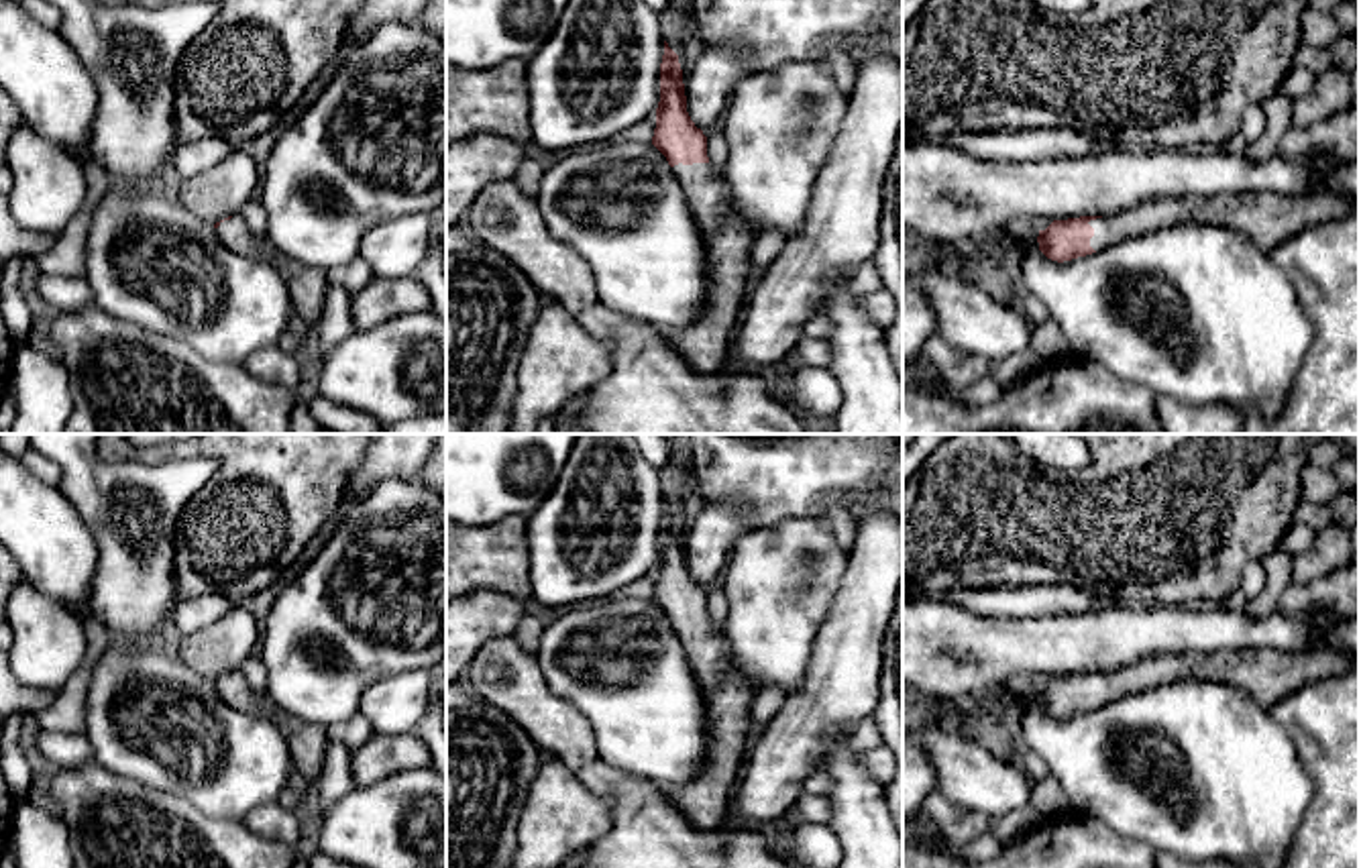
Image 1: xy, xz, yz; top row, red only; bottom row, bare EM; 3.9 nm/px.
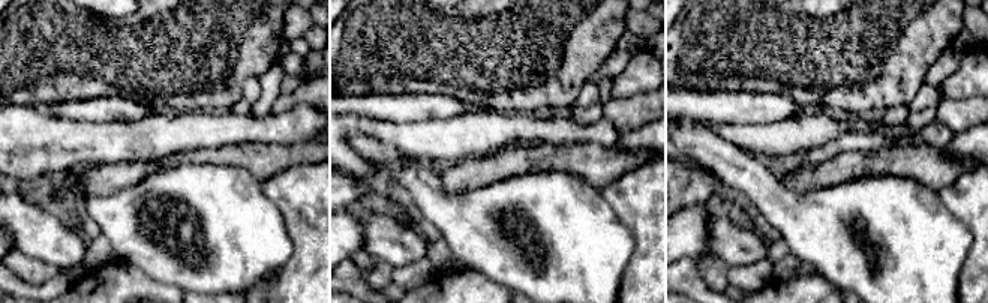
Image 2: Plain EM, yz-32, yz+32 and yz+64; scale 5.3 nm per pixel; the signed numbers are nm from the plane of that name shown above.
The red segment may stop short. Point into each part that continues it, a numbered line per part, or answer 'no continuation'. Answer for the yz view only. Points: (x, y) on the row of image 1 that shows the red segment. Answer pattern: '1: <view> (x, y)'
1: yz (1268, 219)

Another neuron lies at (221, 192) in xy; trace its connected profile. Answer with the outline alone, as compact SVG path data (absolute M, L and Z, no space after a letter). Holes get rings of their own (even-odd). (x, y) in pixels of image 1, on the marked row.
M240 147L216 167L183 179L175 200L204 222L216 224L240 214L242 206L255 198L259 185L255 161Z

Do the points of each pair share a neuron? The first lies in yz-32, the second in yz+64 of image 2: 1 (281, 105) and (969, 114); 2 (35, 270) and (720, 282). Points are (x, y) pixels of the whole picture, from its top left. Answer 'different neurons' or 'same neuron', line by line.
1: same neuron
2: same neuron

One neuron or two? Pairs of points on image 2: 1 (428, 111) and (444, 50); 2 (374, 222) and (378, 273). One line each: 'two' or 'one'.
1: two
2: two

